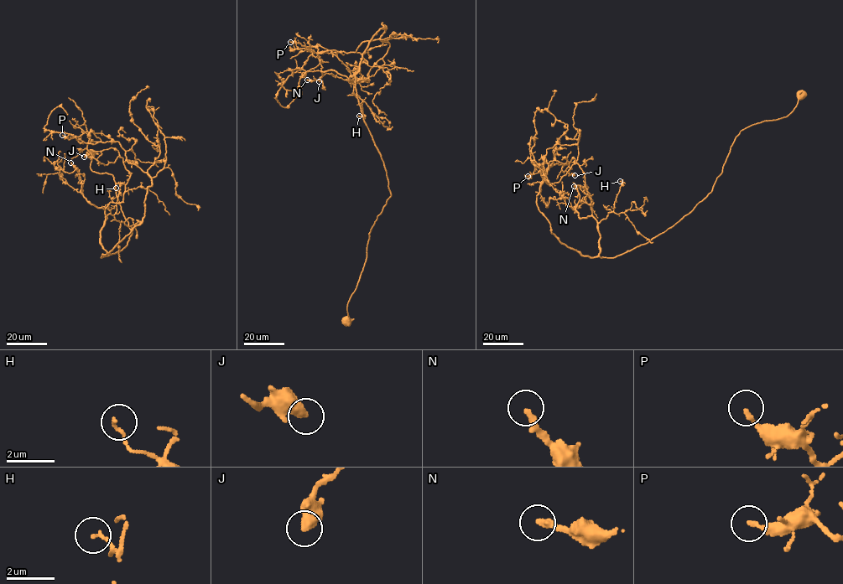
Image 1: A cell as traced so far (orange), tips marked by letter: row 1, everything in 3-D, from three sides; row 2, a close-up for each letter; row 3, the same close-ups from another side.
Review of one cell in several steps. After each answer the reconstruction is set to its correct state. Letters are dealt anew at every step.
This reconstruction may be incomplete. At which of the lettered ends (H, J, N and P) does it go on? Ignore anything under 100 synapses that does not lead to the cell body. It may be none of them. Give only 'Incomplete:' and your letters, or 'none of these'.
Incomplete: N

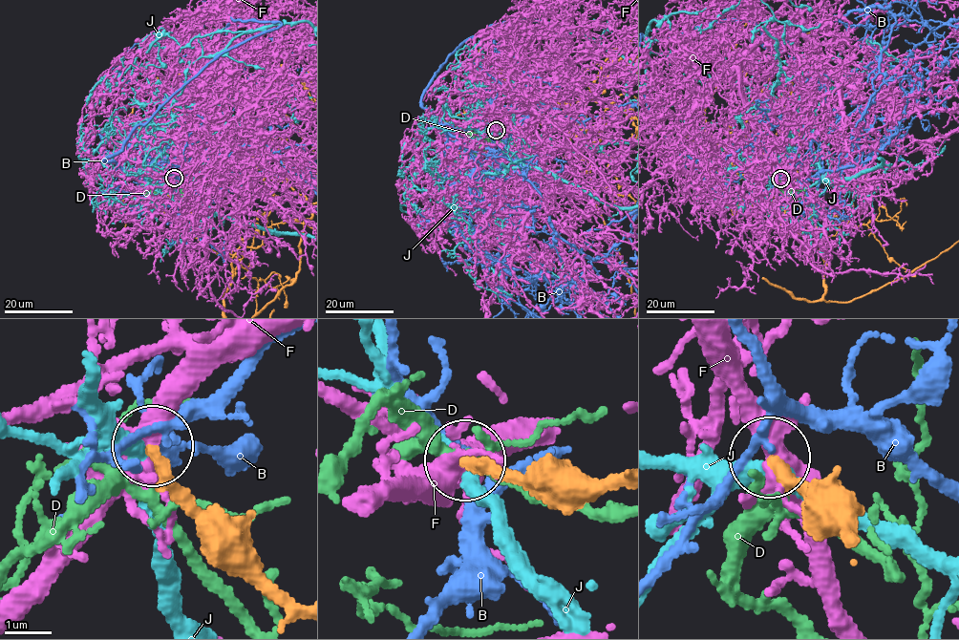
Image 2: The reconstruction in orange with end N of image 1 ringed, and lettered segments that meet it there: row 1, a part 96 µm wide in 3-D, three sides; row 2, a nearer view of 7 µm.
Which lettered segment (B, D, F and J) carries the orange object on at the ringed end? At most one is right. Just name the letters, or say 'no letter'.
no letter

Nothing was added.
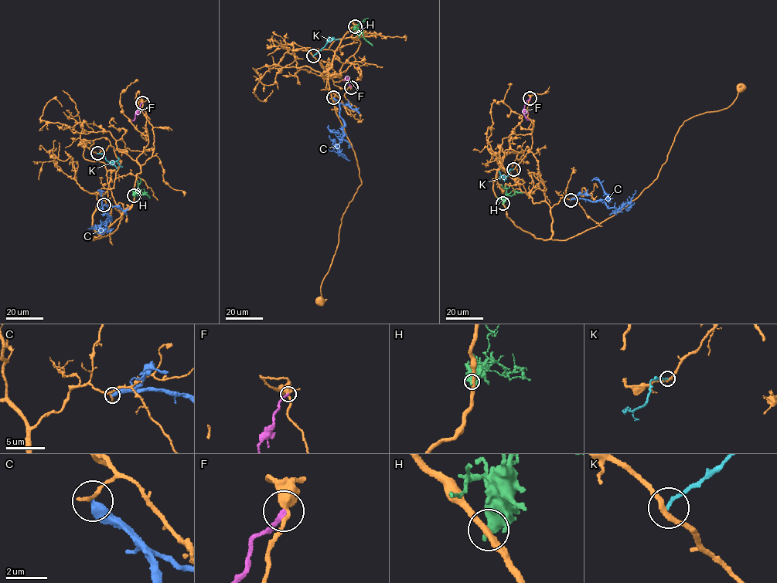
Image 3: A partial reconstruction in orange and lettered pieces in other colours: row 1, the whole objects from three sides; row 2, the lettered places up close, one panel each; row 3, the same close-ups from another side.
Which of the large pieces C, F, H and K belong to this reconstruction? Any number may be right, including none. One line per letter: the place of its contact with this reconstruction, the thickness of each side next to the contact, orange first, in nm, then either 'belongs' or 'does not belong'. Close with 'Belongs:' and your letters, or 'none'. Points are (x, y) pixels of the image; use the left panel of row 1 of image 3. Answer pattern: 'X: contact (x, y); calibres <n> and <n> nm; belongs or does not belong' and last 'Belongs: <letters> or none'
C: contact (103, 205); calibres 200 and 500 nm; does not belong
F: contact (142, 103); calibres 400 and 240 nm; does not belong
H: contact (134, 195); calibres 320 and 650 nm; does not belong
K: contact (97, 153); calibres 240 and 150 nm; does not belong
Belongs: none

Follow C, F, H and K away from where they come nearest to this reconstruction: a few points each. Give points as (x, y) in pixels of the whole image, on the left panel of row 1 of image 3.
C: (103, 205), (108, 208), (107, 213), (110, 217), (106, 228), (99, 228), (112, 219)
F: (142, 103), (131, 120)
H: (134, 195), (139, 190), (141, 194), (145, 192), (148, 198)
K: (97, 153), (103, 154), (108, 161), (117, 162), (123, 167)

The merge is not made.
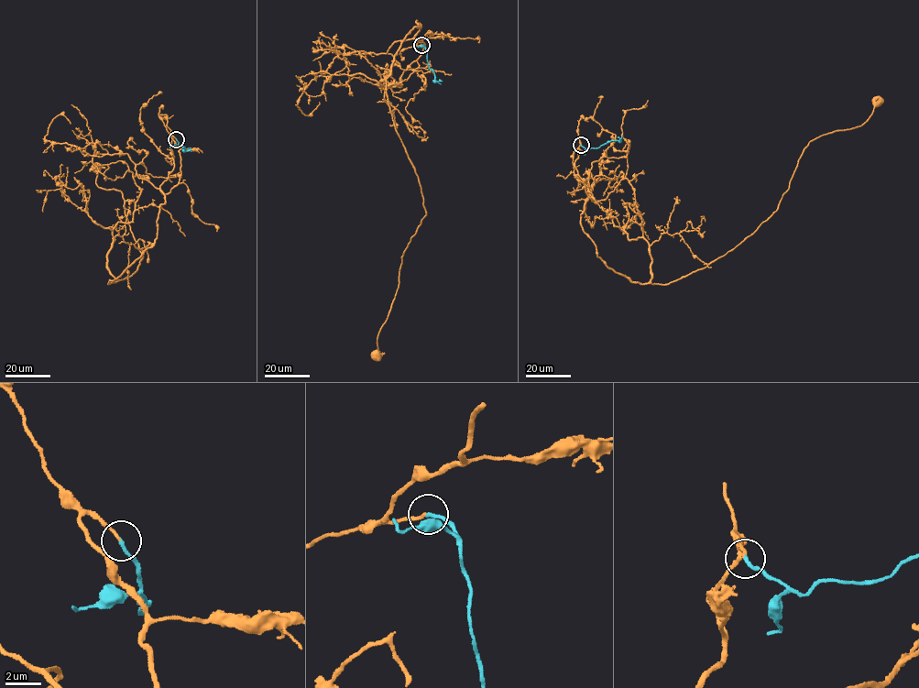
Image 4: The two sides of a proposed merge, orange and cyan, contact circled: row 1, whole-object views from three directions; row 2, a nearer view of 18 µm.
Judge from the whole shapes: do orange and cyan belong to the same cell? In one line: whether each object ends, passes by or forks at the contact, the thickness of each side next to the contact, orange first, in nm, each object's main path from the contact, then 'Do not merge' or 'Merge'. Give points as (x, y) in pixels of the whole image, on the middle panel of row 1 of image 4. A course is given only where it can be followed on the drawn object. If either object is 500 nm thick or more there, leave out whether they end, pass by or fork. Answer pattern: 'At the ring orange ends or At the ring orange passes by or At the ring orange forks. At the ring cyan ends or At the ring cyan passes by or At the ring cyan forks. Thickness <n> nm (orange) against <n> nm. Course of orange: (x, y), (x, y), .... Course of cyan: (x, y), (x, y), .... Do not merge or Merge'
At the ring orange ends. At the ring cyan ends. Thickness 150 nm (orange) against 200 nm. Course of orange: (421, 45), (432, 32), (414, 38), (417, 20), (386, 92), (426, 213), (404, 251), (374, 354). Course of cyan: (421, 45), (425, 49), (429, 68), (433, 72), (435, 80), (439, 79). Merge

